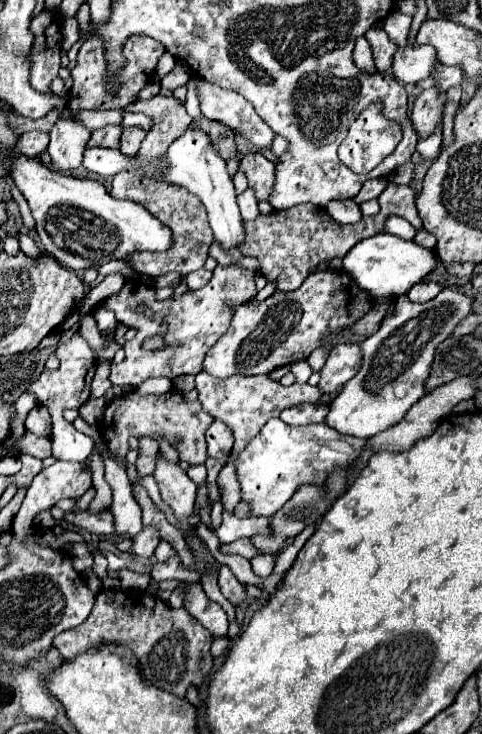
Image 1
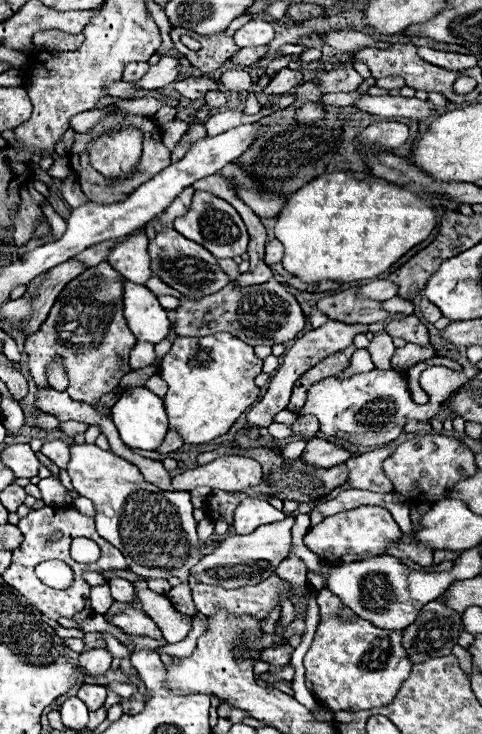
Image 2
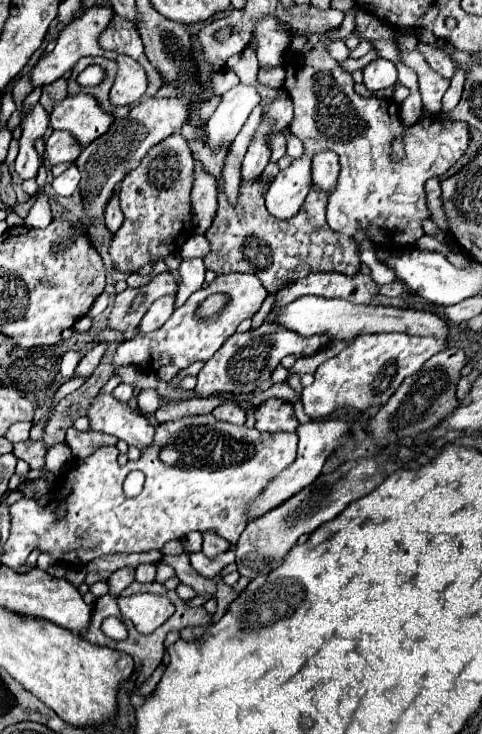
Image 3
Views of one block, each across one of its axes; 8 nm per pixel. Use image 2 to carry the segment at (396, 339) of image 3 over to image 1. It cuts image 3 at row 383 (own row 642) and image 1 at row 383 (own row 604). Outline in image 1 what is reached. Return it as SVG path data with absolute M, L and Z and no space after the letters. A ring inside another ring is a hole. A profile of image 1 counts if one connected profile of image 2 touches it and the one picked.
M336 344L324 368L320 370L320 388L322 392L334 392L342 384L346 384L350 378L354 378L362 364L362 350L358 344Z

